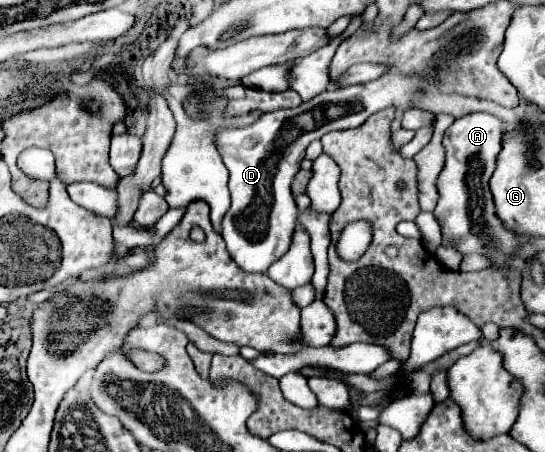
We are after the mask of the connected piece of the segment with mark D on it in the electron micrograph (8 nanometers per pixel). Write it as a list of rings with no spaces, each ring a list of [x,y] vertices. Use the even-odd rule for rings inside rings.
[[[391,70],[383,74],[381,78],[367,82],[367,84],[353,84],[347,88],[329,88],[327,92],[319,94],[317,98],[303,102],[299,108],[287,108],[263,114],[263,118],[255,120],[255,124],[247,124],[245,128],[227,128],[217,130],[215,146],[221,154],[223,164],[229,170],[229,192],[231,192],[231,208],[223,218],[223,240],[227,244],[227,250],[235,264],[243,268],[245,272],[257,272],[265,274],[269,264],[279,260],[287,248],[291,246],[291,236],[297,228],[297,204],[291,194],[291,182],[293,176],[299,170],[301,160],[305,158],[305,148],[323,134],[331,130],[345,130],[345,128],[357,128],[361,126],[371,114],[383,110],[383,108],[395,108],[395,110],[411,110],[415,108],[415,98],[419,92],[425,92],[429,88],[435,88],[435,82],[431,78],[425,78],[421,74],[403,74],[399,70]]]

